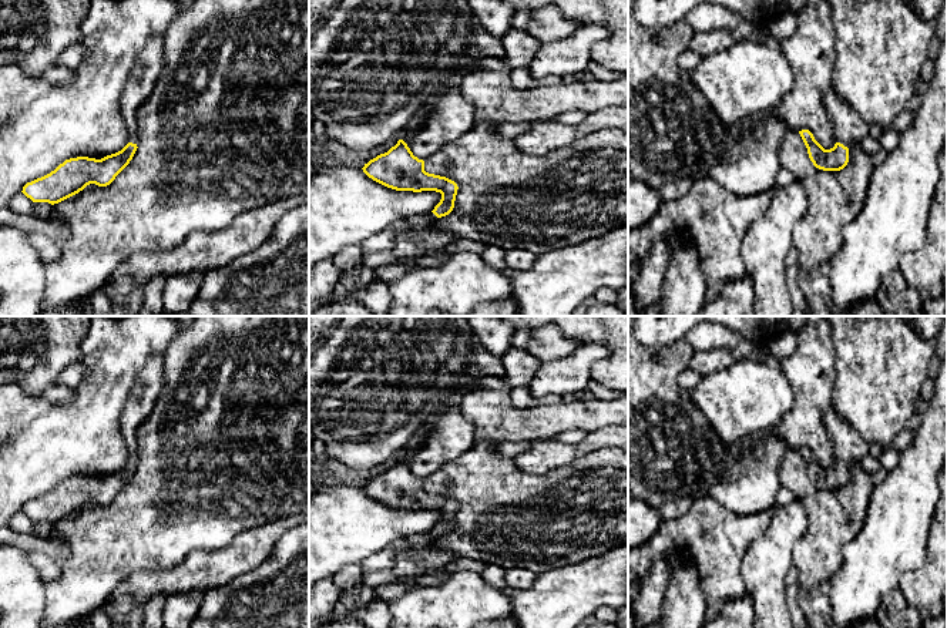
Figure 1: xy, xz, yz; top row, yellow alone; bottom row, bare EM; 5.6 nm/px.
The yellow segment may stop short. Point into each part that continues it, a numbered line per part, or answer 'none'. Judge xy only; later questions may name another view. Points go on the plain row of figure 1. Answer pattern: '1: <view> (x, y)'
1: xy (150, 380)

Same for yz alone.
1: yz (849, 446)

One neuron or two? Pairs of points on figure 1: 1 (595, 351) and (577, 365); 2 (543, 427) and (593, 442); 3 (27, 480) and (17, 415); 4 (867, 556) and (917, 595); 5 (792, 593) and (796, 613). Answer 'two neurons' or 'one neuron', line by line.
1: one neuron
2: two neurons
3: two neurons
4: two neurons
5: one neuron

